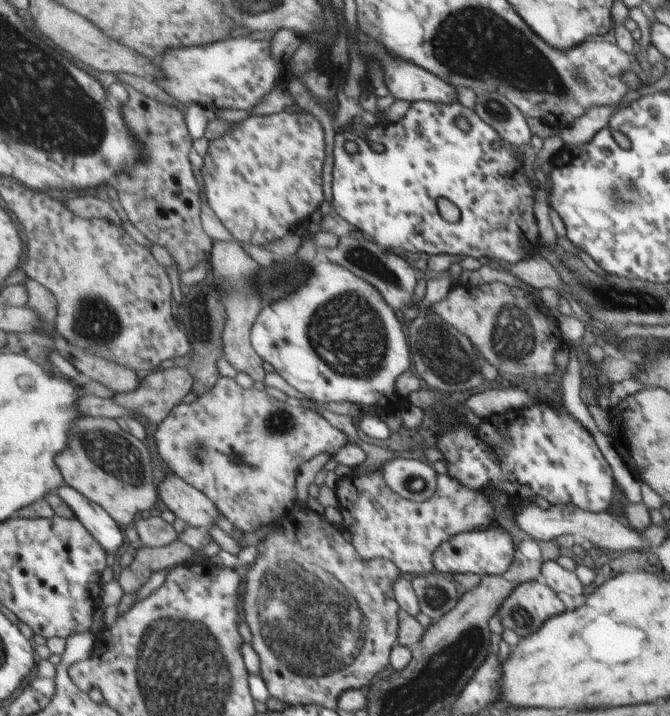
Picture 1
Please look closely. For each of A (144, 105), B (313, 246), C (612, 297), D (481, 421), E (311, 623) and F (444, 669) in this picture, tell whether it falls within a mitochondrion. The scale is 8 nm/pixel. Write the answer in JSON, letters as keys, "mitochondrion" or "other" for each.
{"A":"other","B":"other","C":"mitochondrion","D":"other","E":"mitochondrion","F":"mitochondrion"}

